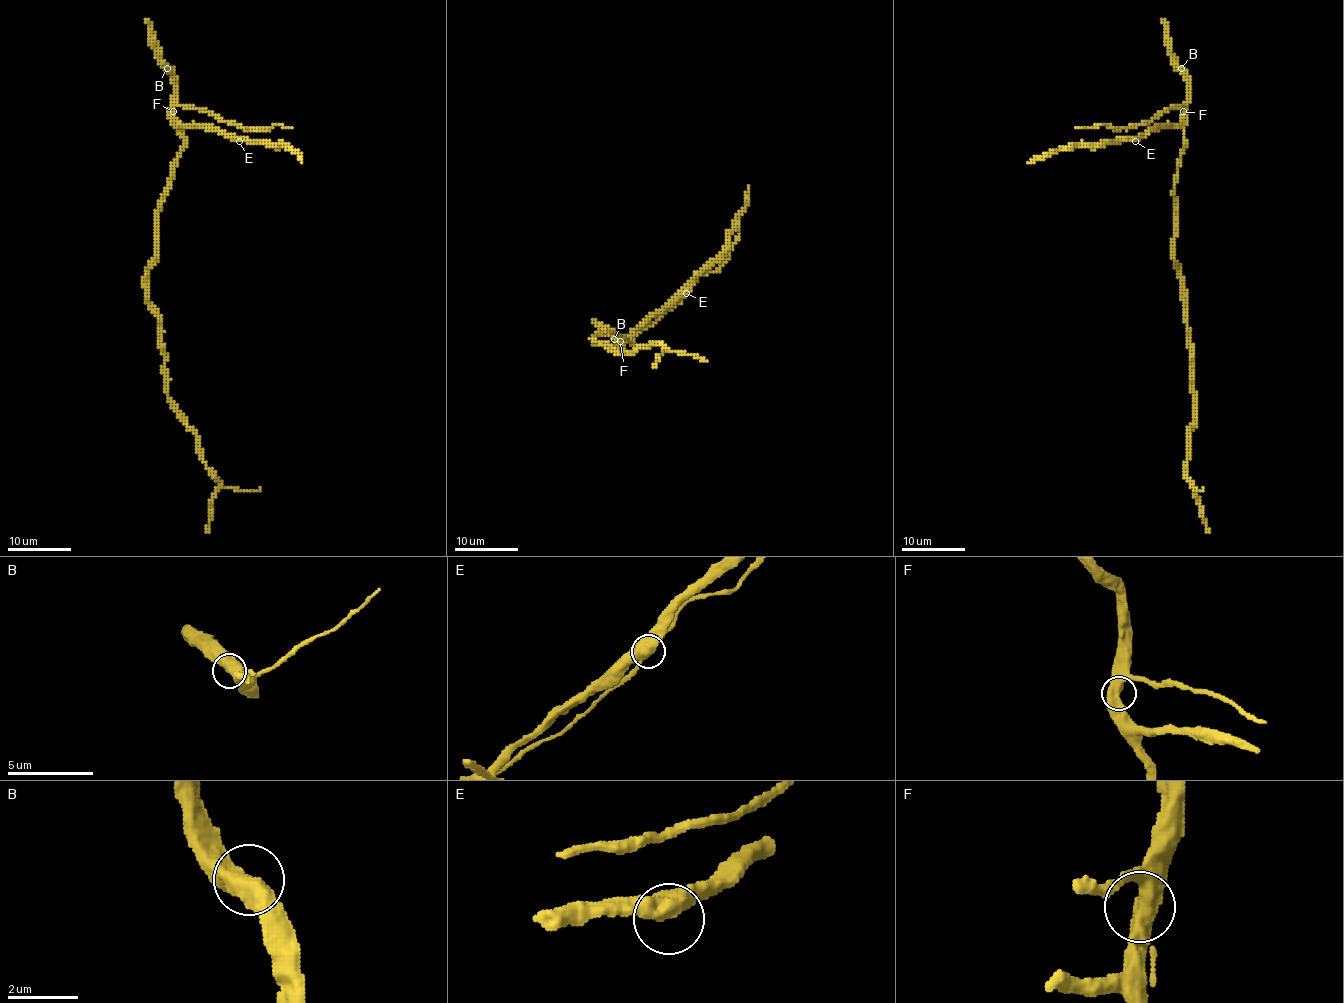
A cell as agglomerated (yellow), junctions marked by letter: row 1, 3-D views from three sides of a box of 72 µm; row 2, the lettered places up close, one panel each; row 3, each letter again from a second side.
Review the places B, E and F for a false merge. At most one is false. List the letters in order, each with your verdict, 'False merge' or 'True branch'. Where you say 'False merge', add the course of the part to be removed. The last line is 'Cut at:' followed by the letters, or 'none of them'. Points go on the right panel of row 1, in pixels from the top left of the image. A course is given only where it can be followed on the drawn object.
B: True branch
E: True branch
F: True branch
Cut at: none of them

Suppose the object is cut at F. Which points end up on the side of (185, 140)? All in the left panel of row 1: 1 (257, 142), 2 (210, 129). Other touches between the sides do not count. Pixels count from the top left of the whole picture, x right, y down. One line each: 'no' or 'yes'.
1: yes
2: yes

